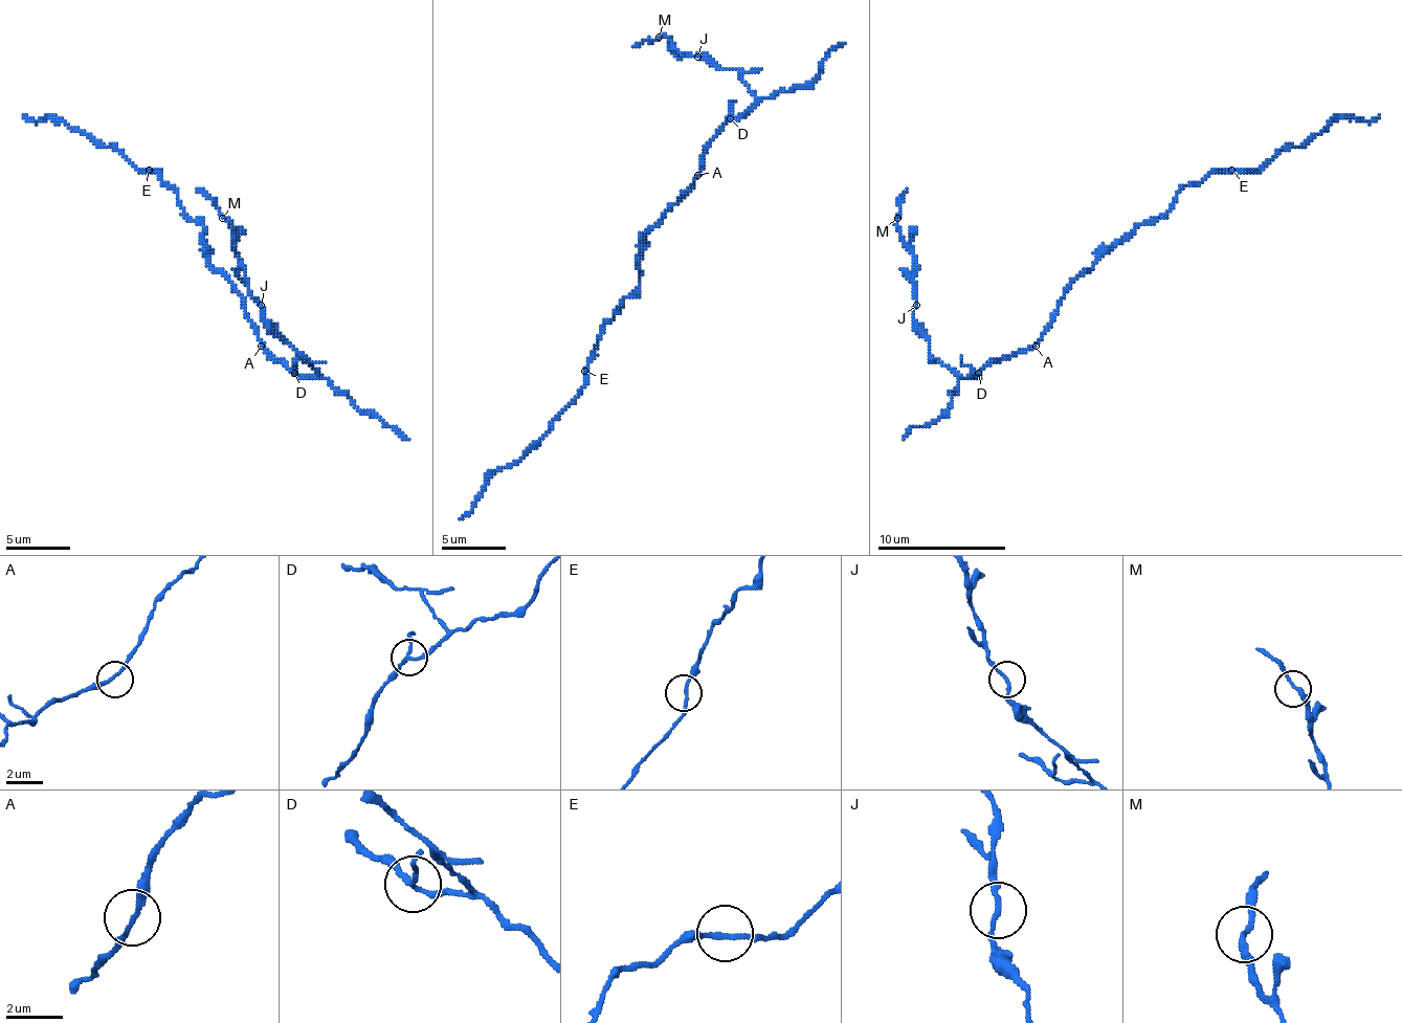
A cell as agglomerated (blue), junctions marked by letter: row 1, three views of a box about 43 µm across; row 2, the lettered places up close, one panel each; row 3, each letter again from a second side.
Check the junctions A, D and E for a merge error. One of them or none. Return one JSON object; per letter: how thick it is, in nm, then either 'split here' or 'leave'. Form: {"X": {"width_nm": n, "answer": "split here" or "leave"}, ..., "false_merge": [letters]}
{"A": {"width_nm": 190, "answer": "leave"}, "D": {"width_nm": 160, "answer": "leave"}, "E": {"width_nm": 160, "answer": "leave"}, "false_merge": []}

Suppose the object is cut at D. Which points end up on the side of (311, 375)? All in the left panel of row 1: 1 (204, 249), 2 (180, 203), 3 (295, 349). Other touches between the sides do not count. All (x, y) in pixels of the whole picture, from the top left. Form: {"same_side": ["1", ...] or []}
{"same_side": ["3"]}

